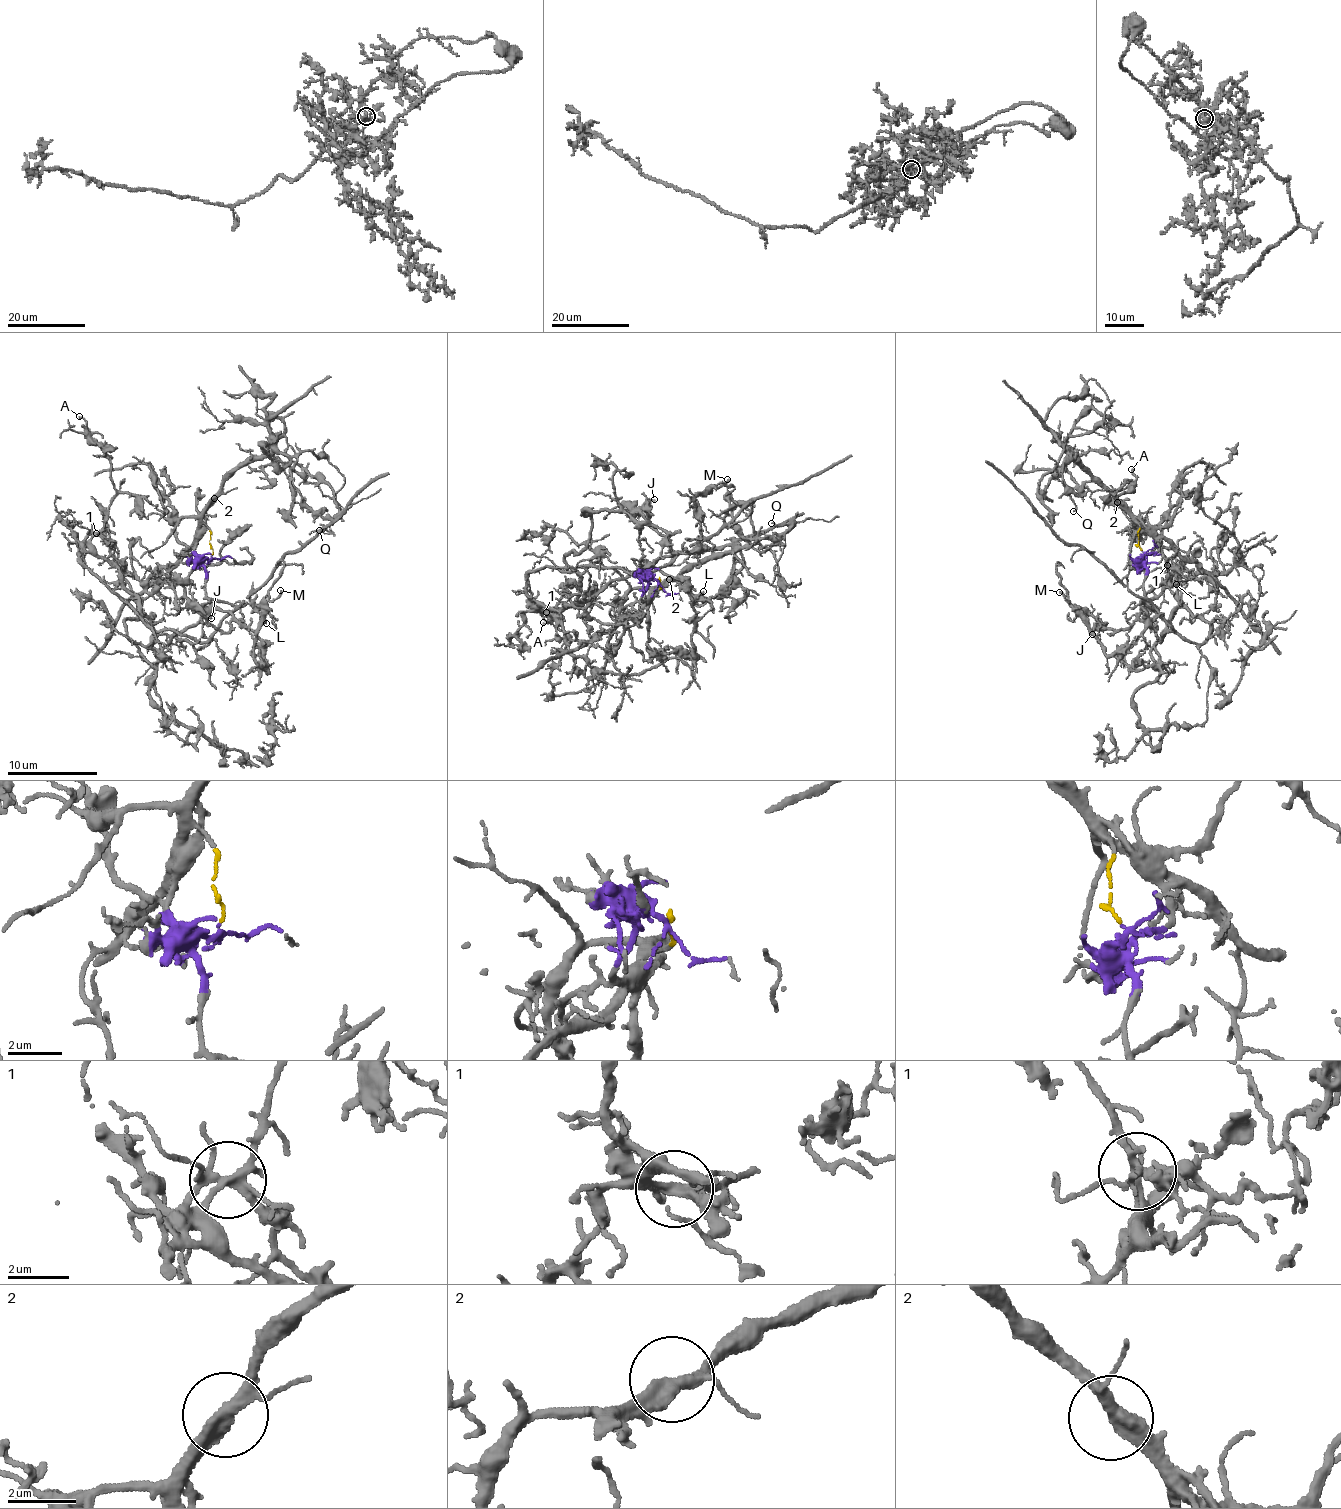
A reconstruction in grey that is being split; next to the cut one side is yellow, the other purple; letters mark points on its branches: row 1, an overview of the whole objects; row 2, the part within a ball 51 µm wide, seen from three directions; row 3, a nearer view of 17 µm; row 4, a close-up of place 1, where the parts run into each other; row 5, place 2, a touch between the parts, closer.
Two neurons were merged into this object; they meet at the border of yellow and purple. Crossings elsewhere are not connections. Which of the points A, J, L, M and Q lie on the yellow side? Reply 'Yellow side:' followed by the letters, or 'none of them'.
Yellow side: Q

